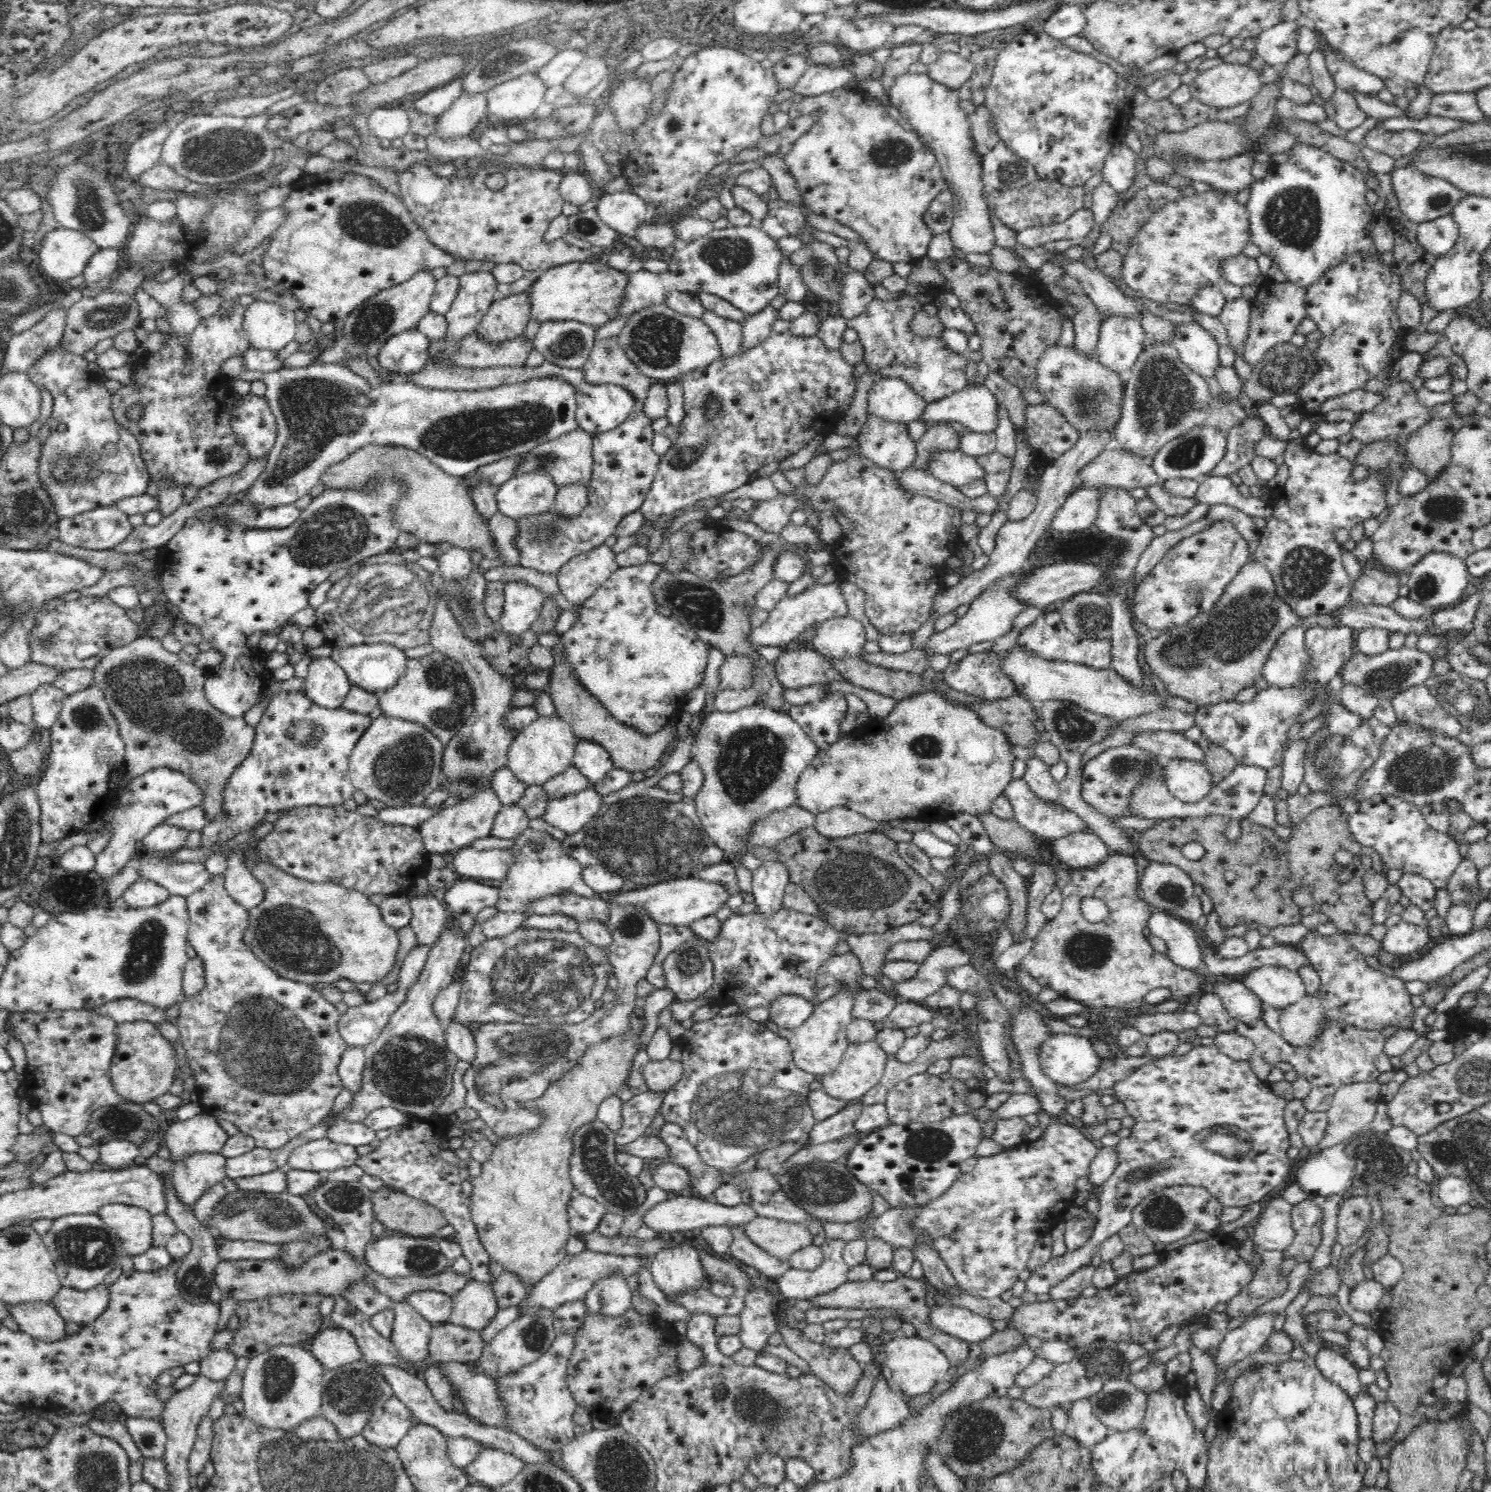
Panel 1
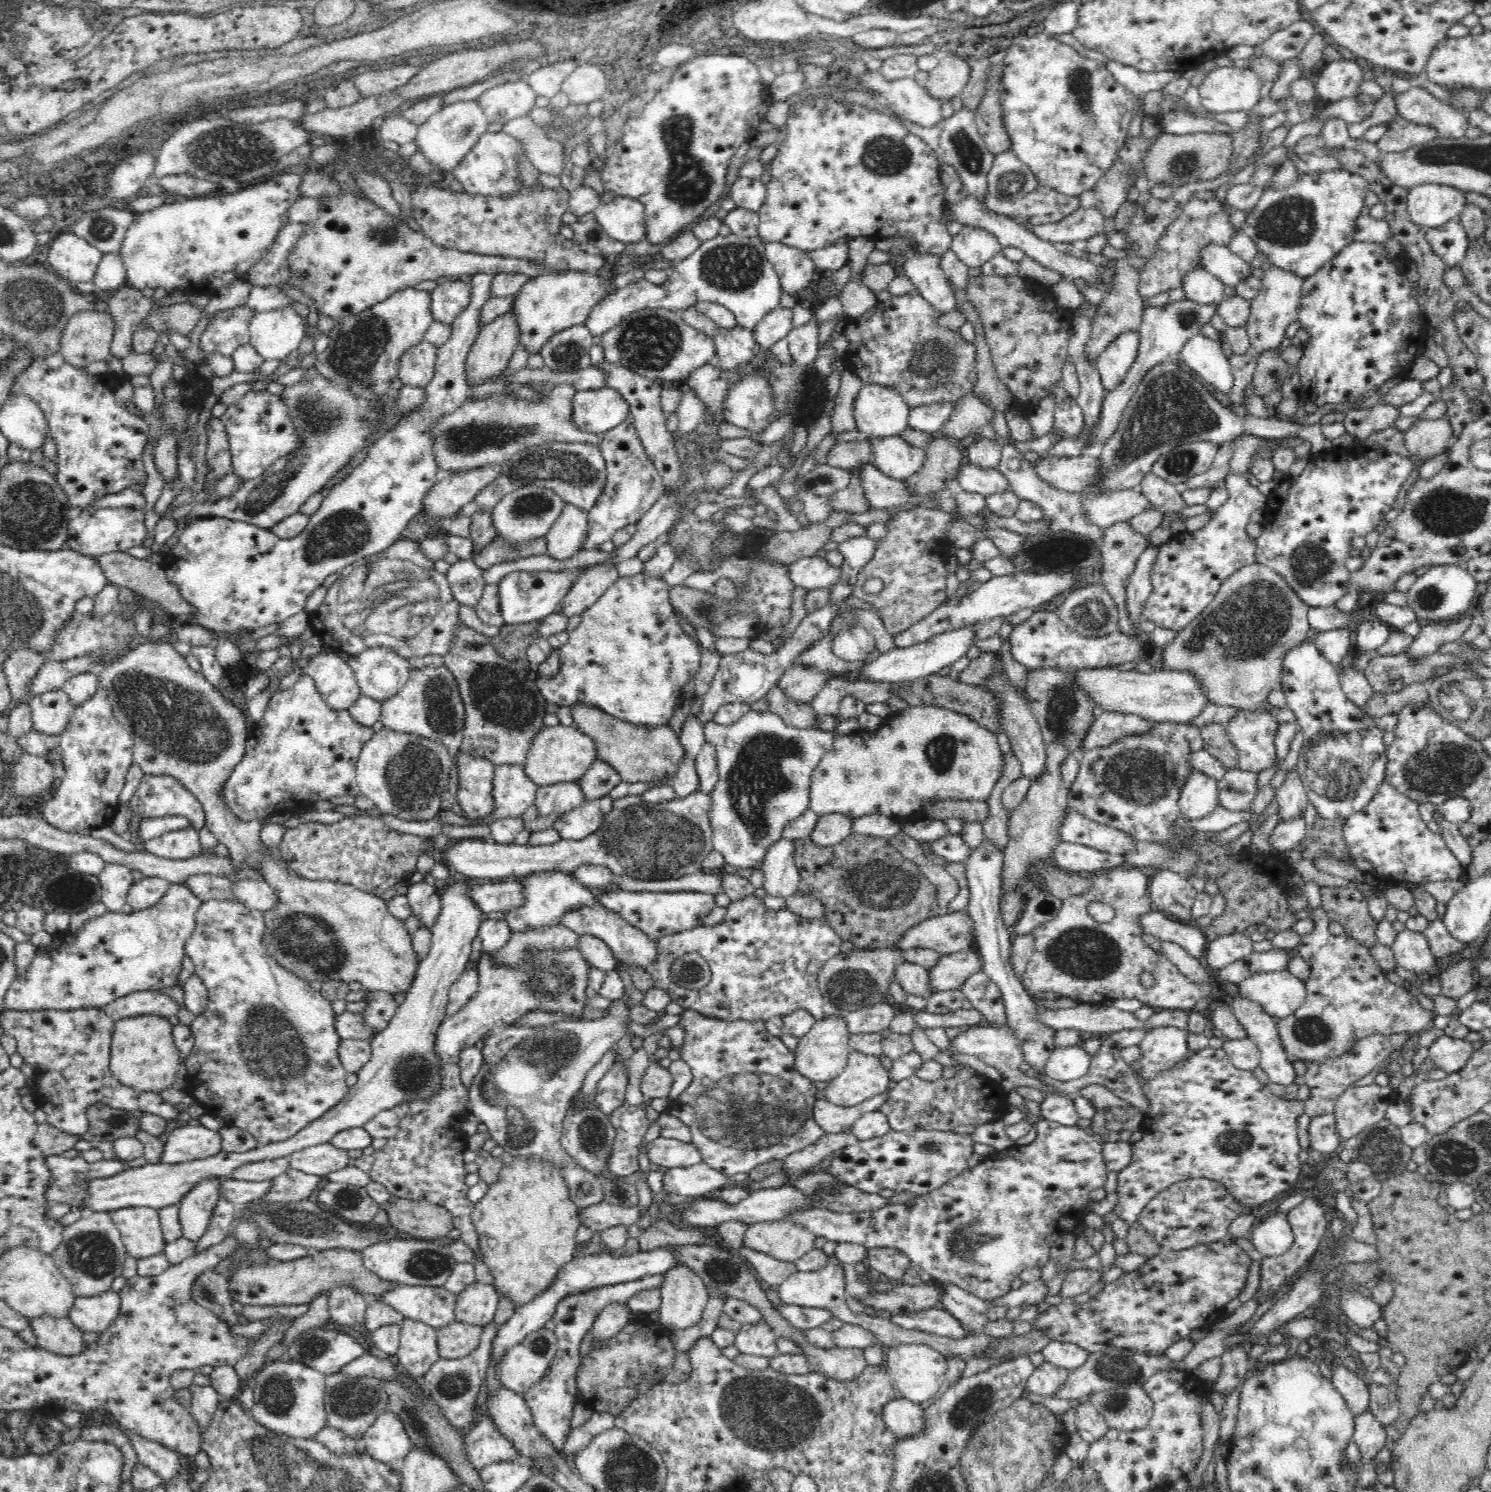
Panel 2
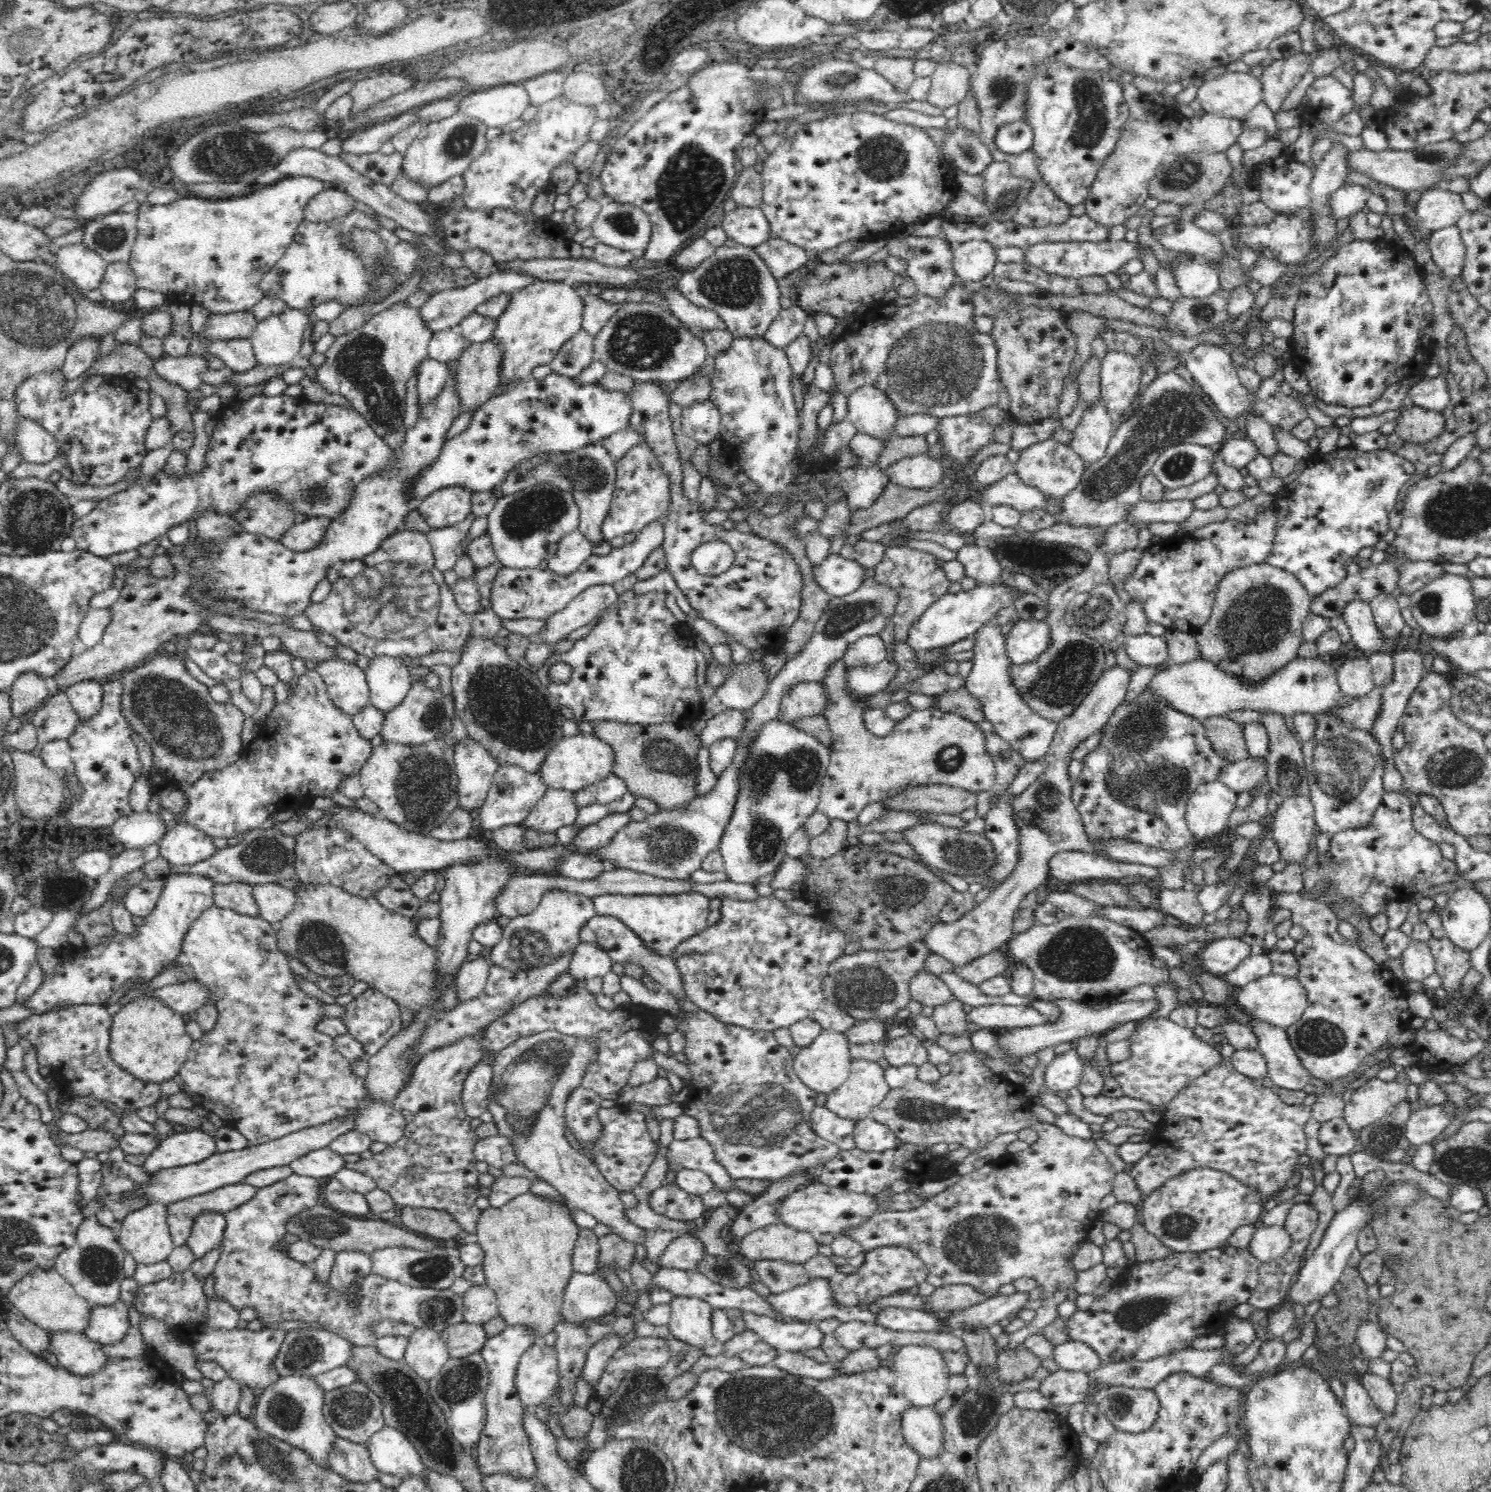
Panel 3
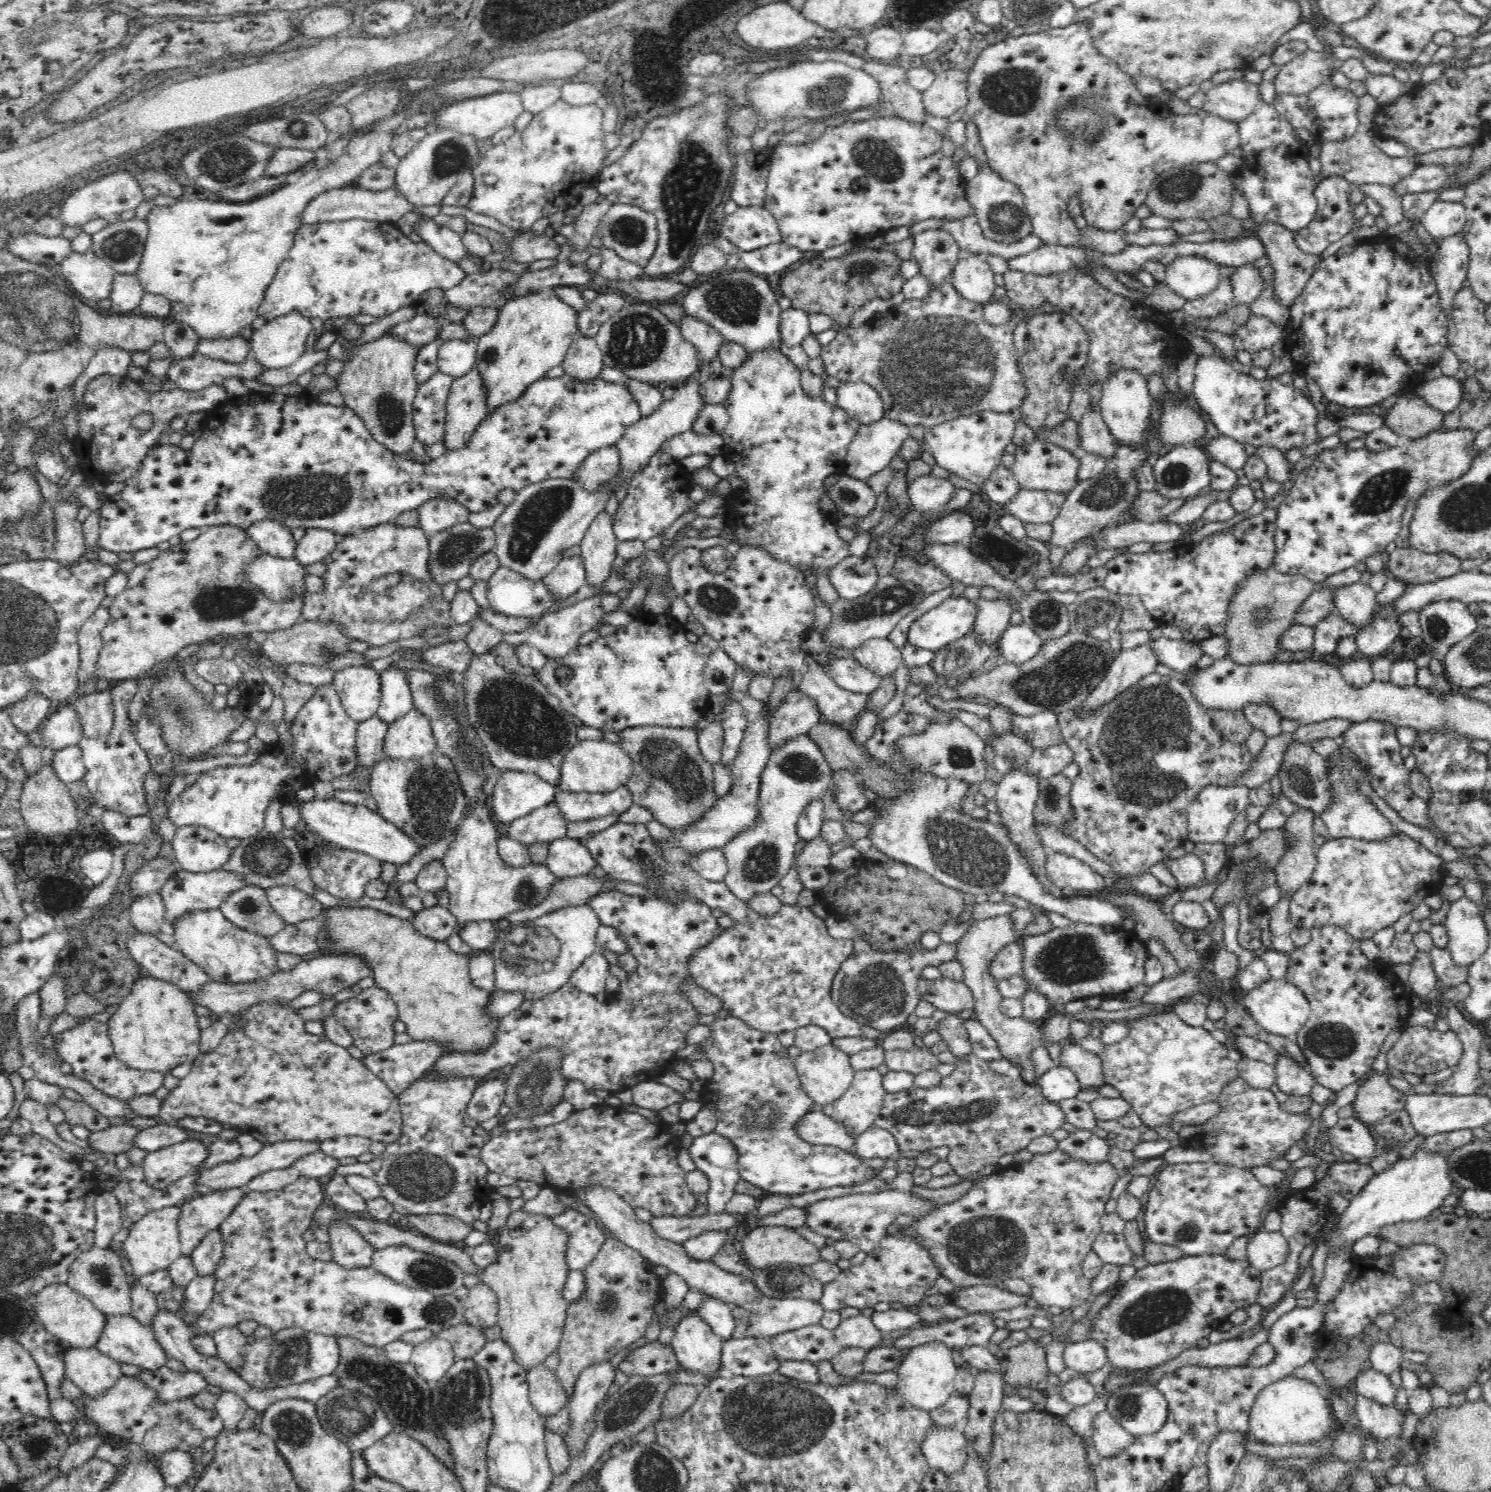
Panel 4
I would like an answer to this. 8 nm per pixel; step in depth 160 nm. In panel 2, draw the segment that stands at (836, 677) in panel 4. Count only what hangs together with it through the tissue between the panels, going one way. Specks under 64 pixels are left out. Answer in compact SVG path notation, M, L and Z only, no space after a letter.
M977 623L959 630L947 631L921 644L908 648L897 647L888 653L880 654L876 660L866 664L860 674L868 681L884 683L906 683L937 674L941 669L952 667L952 664L966 656L968 650L976 642L977 625L980 624Z

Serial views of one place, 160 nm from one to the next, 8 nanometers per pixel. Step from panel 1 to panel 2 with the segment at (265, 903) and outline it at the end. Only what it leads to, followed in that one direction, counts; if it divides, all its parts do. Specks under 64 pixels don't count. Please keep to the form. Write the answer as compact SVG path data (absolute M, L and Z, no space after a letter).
M140 640L127 650L127 654L122 656L118 661L113 664L106 664L98 671L99 685L106 688L106 693L108 693L108 701L113 708L114 716L120 721L121 726L126 730L130 737L134 740L134 754L132 754L132 759L134 763L140 766L144 774L151 775L168 775L173 776L176 780L182 783L194 796L201 802L202 807L204 807L204 815L206 815L206 820L204 820L205 825L208 829L214 833L216 838L220 843L225 844L230 852L232 863L234 863L235 872L247 870L251 868L252 870L258 870L263 875L265 882L268 882L276 895L278 895L278 904L274 910L270 912L264 912L264 923L266 923L266 930L264 930L264 936L262 936L262 945L266 947L266 951L270 954L270 957L276 959L282 967L286 967L286 970L298 975L302 980L308 981L309 983L313 980L319 980L324 982L327 980L344 980L346 982L360 982L362 988L367 991L382 991L390 994L408 994L410 986L412 986L412 980L416 976L416 968L418 968L418 955L414 951L412 946L412 937L406 929L406 924L404 921L390 913L388 911L387 902L381 897L374 896L373 894L368 894L363 890L358 890L352 885L347 885L346 883L332 882L332 881L310 881L309 879L302 878L300 875L294 873L291 868L287 865L284 860L278 860L273 854L265 852L262 847L262 842L260 841L260 830L262 830L262 819L256 819L250 822L244 822L238 820L230 812L229 806L225 803L223 796L221 795L222 787L226 780L229 779L230 774L233 772L233 768L244 758L246 744L248 738L251 734L251 730L246 727L246 721L244 720L244 715L241 710L232 704L227 699L222 697L222 694L217 691L216 688L204 678L202 672L195 672L190 668L186 662L186 658L179 654L172 646L171 640Z

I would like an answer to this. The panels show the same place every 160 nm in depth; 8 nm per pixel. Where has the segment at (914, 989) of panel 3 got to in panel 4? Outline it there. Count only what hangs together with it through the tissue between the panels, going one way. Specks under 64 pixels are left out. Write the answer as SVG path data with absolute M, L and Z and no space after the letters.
M922 977L918 981L918 992L921 1000L947 1013L975 1008L973 994L963 980L955 981L946 977L928 980Z

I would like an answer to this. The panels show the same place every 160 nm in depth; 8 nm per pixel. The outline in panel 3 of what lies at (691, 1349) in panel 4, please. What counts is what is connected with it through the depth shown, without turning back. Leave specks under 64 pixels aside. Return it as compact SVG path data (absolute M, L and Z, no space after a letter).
M674 1296L669 1305L669 1330L672 1337L691 1348L702 1350L706 1357L724 1354L723 1342L718 1341L712 1333L713 1307L710 1304L694 1296Z

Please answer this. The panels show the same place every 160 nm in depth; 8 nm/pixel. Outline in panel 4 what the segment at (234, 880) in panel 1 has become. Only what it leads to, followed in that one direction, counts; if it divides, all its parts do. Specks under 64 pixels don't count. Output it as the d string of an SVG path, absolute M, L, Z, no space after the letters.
M277 885L266 889L268 901L274 911L288 924L316 918L322 912L322 904L294 886Z

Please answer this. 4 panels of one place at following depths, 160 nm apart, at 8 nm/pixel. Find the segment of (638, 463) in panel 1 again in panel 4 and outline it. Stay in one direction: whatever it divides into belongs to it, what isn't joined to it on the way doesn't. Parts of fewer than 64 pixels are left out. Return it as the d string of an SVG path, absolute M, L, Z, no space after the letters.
M662 451L650 456L650 462L640 472L636 472L636 476L625 487L626 496L619 503L613 520L613 531L617 540L646 542L658 534L663 534L682 514L696 513L701 504L690 500L692 485L692 472L684 469L679 459Z

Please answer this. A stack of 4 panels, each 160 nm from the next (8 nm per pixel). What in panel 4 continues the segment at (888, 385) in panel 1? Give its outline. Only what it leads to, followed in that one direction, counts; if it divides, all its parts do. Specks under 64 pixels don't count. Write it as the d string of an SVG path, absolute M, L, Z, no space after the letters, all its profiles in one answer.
M840 381L836 392L837 405L843 408L848 416L858 419L861 425L870 425L885 417L883 400L870 385L860 381Z

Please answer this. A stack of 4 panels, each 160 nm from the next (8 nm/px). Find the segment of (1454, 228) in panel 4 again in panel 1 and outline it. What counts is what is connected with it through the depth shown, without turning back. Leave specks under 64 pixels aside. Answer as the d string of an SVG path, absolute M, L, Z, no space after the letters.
M1414 167L1394 168L1390 175L1392 175L1393 193L1399 202L1400 210L1405 220L1414 223L1430 222L1440 216L1451 214L1453 208L1464 198L1464 194L1450 182L1442 178L1426 176L1416 171Z

